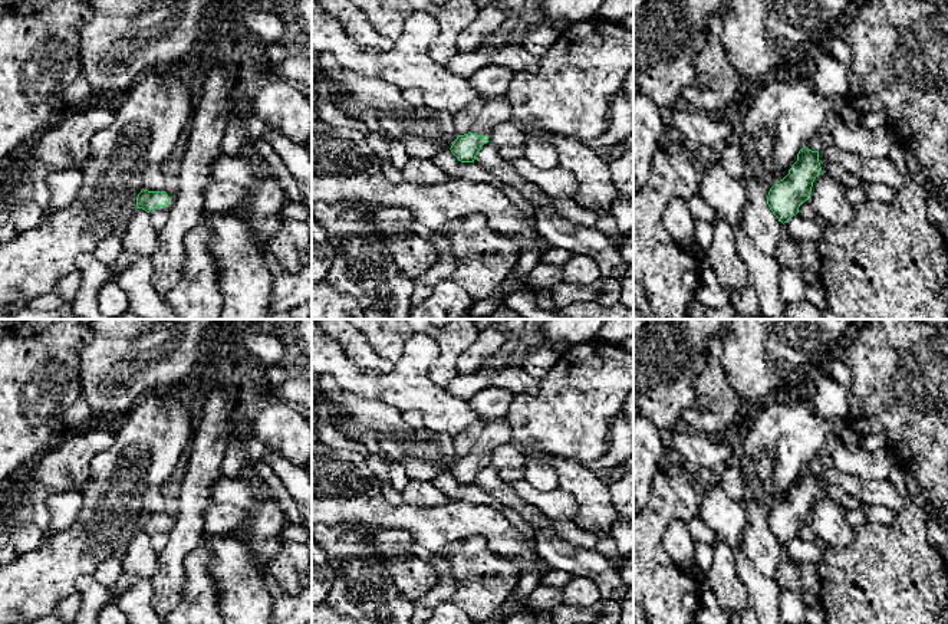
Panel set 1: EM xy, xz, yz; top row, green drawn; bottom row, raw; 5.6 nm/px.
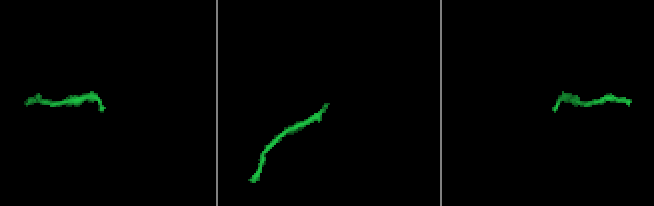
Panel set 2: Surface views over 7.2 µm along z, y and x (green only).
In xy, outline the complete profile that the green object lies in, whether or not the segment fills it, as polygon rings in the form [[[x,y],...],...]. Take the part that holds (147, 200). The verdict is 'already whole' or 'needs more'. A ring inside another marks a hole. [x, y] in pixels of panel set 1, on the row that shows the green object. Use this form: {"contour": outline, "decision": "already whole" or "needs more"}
{"contour": [[[141,190],[136,197],[136,208],[142,208],[157,230],[161,230],[168,217],[168,208],[172,206],[174,197],[168,197],[165,191]]], "decision": "needs more"}

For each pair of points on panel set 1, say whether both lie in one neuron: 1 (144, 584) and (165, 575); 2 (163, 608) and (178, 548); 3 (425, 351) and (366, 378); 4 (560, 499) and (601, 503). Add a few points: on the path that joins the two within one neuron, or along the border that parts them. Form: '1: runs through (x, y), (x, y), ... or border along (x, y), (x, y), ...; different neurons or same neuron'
1: border along (148, 577), (152, 585), (151, 606), (154, 608); different neurons
2: runs through (167, 594), (170, 562); same neuron
3: runs through (411, 365), (398, 378), (381, 378); same neuron
4: border along (559, 486), (576, 502), (575, 522); different neurons

